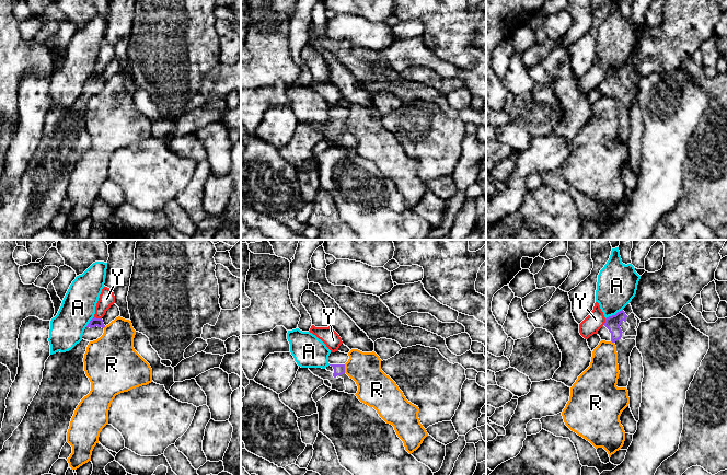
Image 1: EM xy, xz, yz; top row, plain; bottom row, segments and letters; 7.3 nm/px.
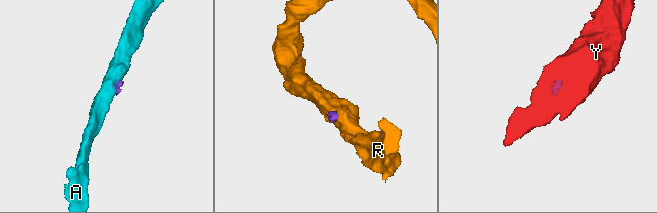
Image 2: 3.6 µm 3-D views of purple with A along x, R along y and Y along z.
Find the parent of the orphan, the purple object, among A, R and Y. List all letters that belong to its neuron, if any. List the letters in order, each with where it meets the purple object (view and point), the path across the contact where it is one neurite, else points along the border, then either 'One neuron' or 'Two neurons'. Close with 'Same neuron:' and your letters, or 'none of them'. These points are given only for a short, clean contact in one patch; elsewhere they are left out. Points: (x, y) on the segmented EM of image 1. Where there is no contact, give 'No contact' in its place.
A: Touches purple at yz (613, 315). Boundary: yz (622, 309), (606, 319). Two neurons
R: Touches purple at xz (344, 369). Boundary: xz (344, 365), (345, 372). Two neurons
Y: Touches purple at xy (95, 317). Boundary: xy (101, 317), (93, 319). Two neurons
Same neuron: none of them

